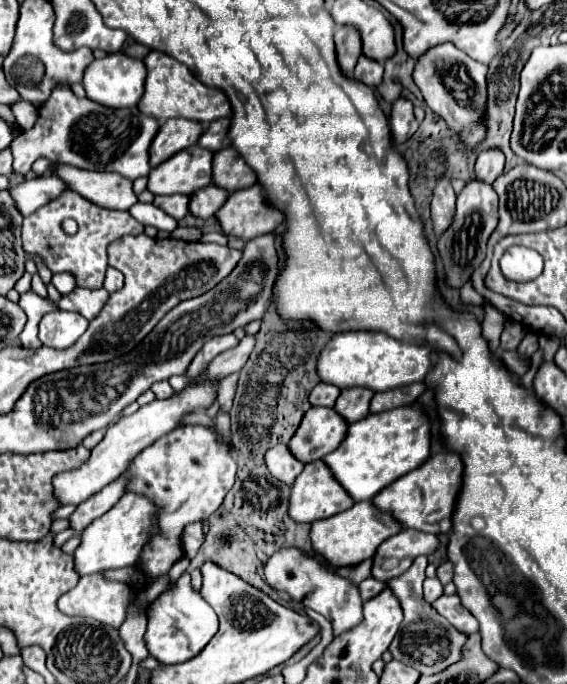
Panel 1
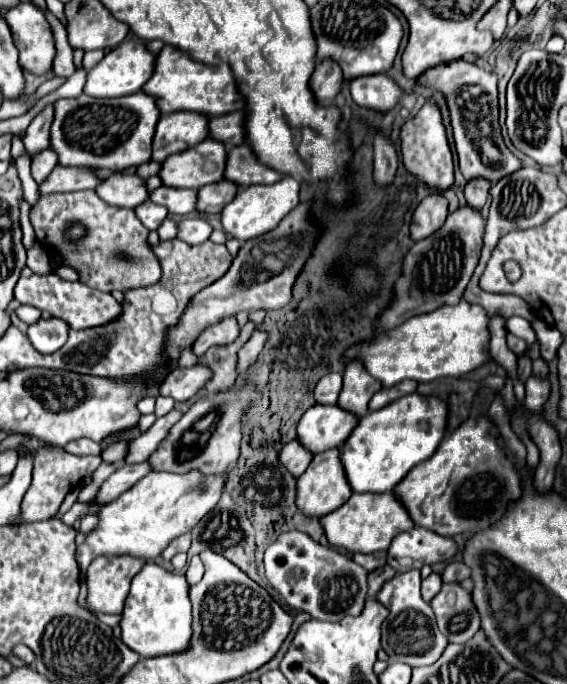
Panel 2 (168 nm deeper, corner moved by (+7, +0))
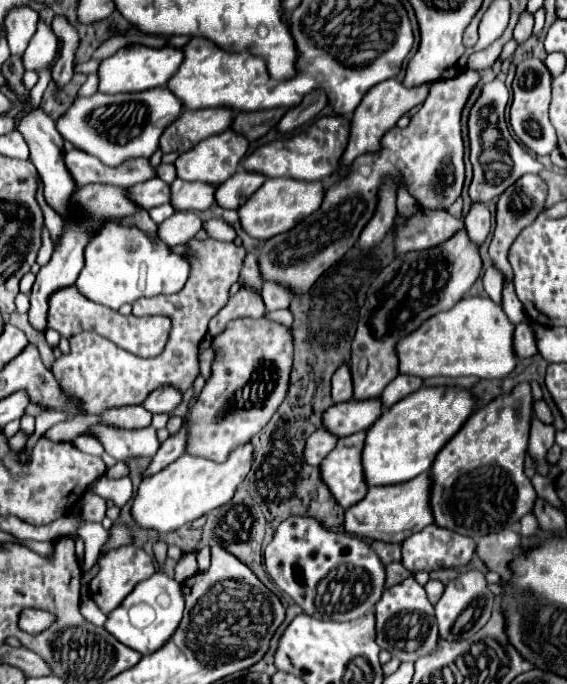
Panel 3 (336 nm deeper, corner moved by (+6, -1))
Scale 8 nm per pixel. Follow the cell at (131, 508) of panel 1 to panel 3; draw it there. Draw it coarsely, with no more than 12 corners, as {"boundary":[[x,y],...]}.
{"boundary":[[251,444],[223,464],[185,454],[139,484],[131,516],[175,532],[229,502]]}

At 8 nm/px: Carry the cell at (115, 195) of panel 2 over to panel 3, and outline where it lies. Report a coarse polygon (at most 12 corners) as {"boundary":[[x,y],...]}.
{"boundary":[[157,176],[129,190],[143,210],[169,202],[169,184]]}

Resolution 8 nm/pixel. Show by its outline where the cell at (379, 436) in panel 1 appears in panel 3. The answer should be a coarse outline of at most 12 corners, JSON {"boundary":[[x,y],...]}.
{"boundary":[[421,388],[365,432],[367,486],[429,472],[473,412],[463,388]]}

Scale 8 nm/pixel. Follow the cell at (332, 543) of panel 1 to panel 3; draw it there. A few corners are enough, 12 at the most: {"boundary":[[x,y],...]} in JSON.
{"boundary":[[429,472],[375,486],[345,510],[343,528],[403,542],[433,524]]}

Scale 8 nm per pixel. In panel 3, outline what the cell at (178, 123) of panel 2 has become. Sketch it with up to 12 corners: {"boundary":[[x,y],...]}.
{"boundary":[[229,108],[185,110],[165,128],[163,154],[189,152],[231,126]]}

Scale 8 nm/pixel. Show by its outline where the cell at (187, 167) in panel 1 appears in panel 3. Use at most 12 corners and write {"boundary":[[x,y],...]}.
{"boundary":[[233,130],[175,160],[177,178],[223,184],[249,142]]}

